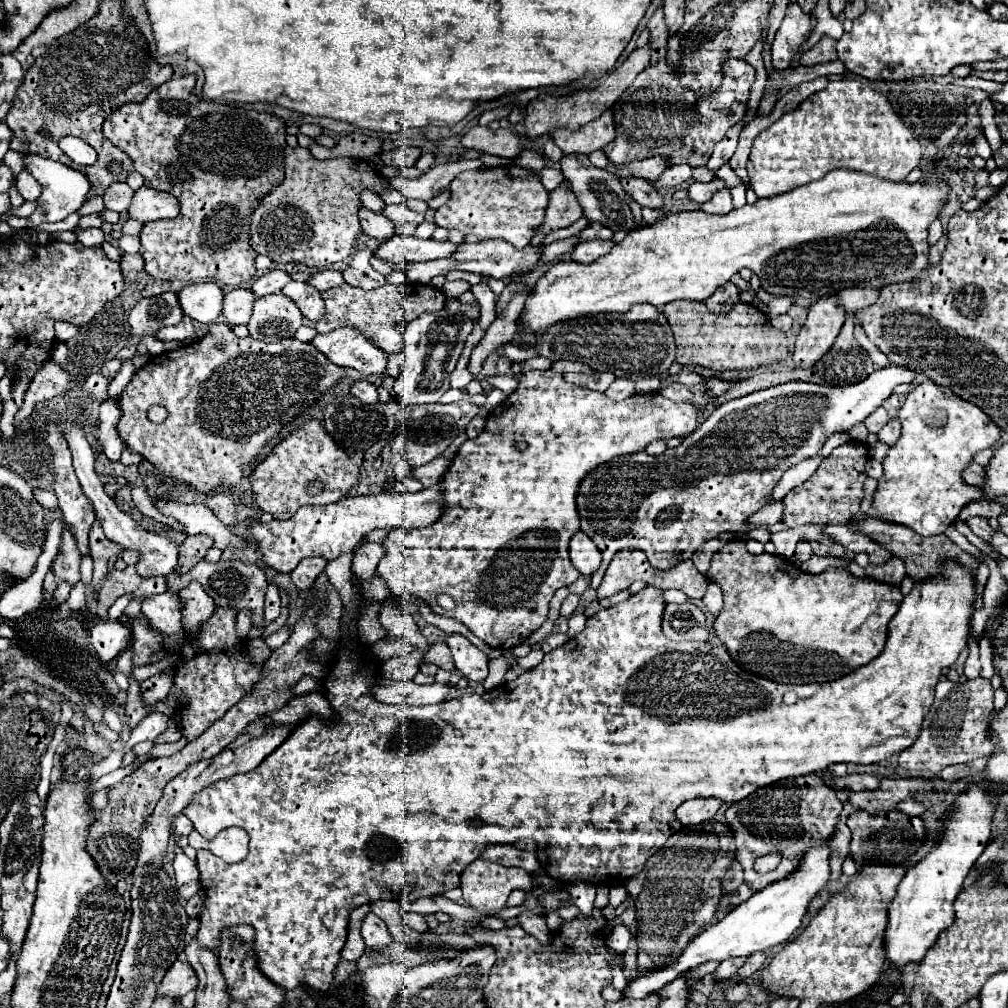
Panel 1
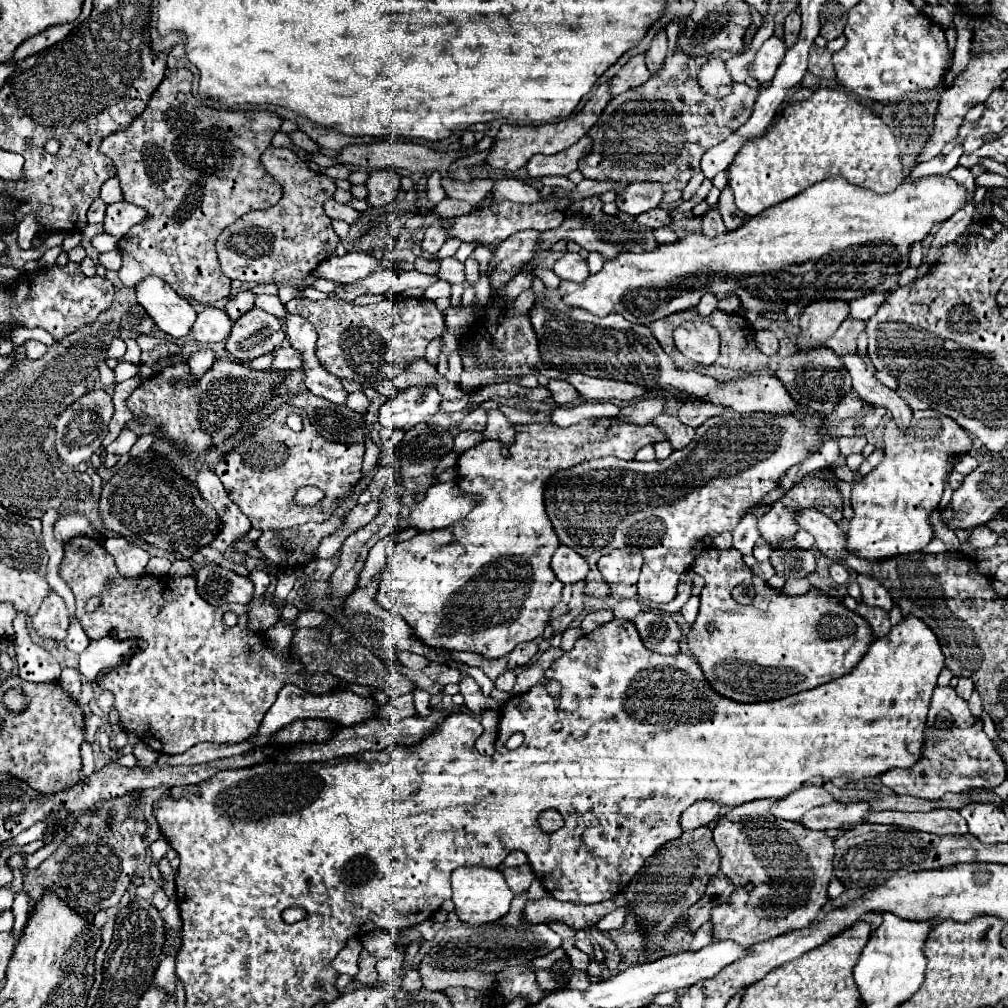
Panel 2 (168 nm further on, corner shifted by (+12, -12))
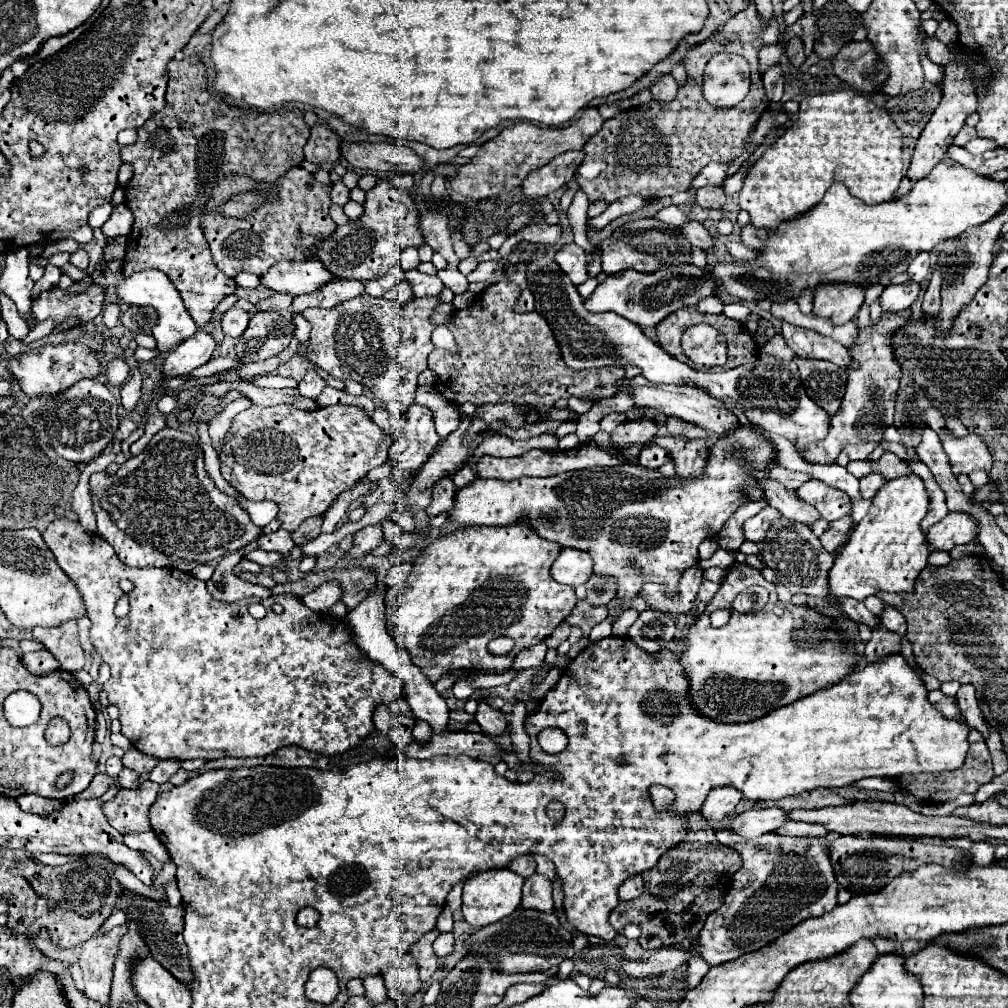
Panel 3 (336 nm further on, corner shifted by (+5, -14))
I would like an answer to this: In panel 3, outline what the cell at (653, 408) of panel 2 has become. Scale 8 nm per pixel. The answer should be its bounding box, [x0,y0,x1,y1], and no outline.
[612,416,658,448]

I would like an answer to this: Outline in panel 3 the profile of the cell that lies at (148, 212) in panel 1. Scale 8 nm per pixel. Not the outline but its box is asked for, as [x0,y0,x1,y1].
[102,206,134,238]

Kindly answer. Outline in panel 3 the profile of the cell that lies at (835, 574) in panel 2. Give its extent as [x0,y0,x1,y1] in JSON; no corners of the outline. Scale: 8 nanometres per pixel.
[828,474,930,600]

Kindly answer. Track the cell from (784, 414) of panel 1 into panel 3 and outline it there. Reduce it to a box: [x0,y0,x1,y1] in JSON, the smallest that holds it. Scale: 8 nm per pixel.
[448,424,776,604]

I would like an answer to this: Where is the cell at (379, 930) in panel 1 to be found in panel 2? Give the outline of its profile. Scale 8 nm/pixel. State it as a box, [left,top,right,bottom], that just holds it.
[353,950,377,986]

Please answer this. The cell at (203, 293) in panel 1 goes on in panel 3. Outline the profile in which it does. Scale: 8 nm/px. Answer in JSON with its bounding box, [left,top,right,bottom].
[118,270,198,356]

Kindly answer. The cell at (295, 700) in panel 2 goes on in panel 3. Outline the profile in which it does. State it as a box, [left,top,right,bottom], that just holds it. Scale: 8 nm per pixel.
[150,760,180,784]

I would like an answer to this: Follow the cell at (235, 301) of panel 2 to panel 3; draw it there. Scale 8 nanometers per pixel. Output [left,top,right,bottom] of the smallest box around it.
[222,306,250,338]

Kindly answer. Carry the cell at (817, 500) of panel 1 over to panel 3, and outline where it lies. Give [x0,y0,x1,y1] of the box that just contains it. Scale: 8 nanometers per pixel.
[744,506,780,542]

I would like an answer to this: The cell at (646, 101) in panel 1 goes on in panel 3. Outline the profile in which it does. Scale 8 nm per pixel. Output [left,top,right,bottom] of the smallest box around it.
[576,4,780,204]

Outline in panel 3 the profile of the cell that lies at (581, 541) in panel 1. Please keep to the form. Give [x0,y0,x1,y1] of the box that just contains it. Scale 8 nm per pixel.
[552,548,592,588]

